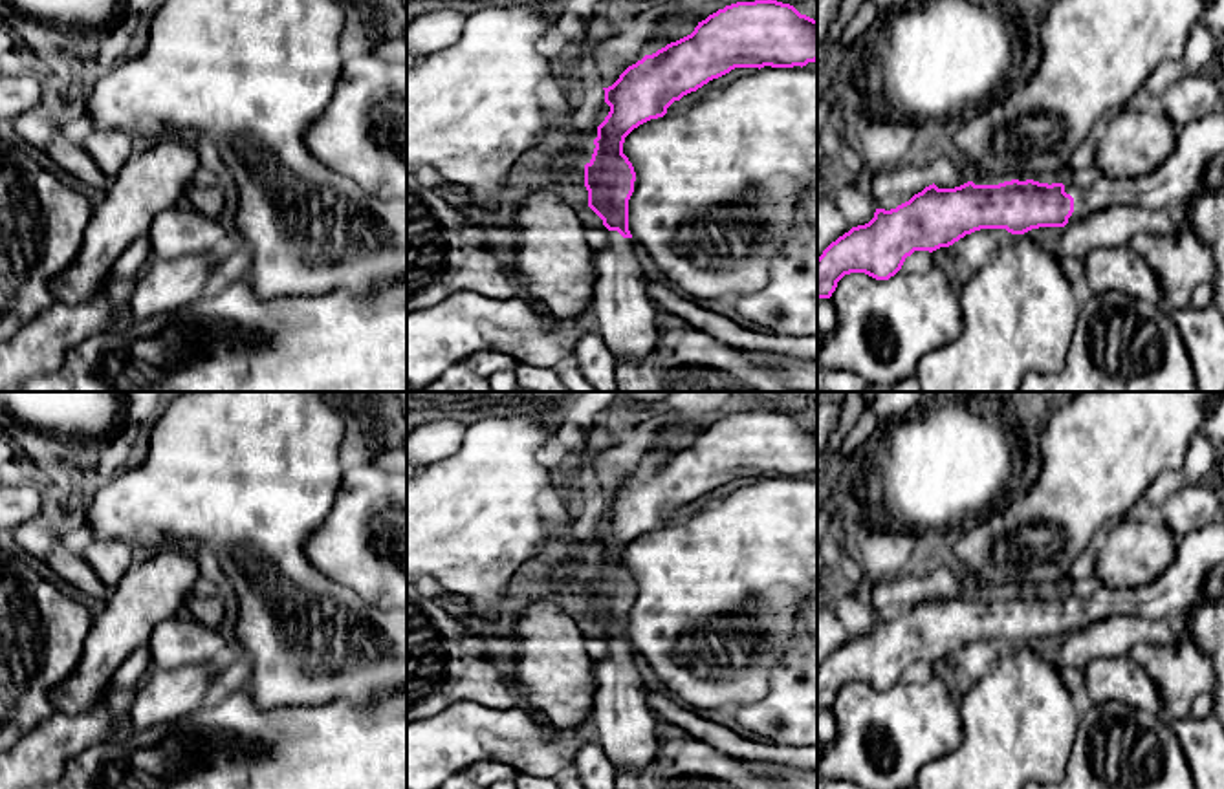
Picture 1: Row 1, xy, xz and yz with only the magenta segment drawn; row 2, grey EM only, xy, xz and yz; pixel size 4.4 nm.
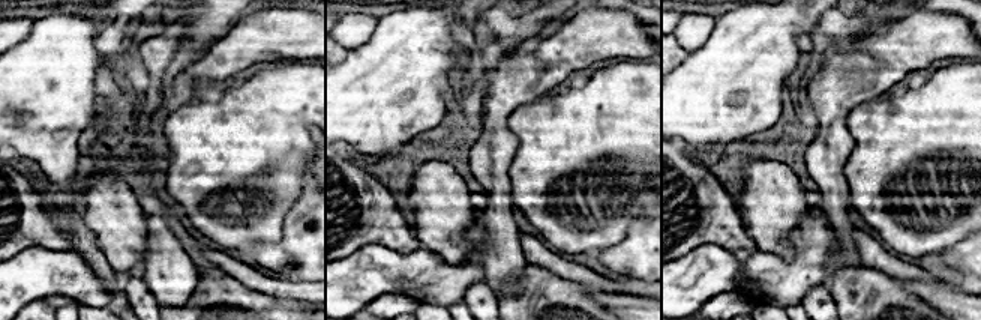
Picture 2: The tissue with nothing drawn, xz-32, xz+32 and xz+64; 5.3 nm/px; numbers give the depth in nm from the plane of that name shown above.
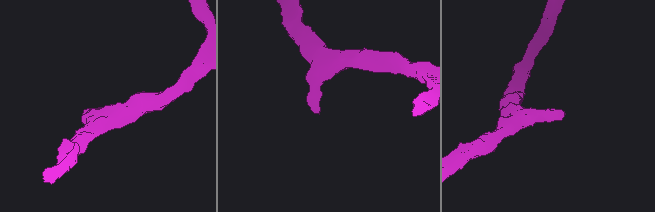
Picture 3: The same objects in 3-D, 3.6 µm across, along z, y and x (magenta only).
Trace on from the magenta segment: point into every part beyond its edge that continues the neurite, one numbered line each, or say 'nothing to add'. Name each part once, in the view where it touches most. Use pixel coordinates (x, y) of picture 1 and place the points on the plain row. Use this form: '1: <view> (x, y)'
1: yz (1201, 551)

